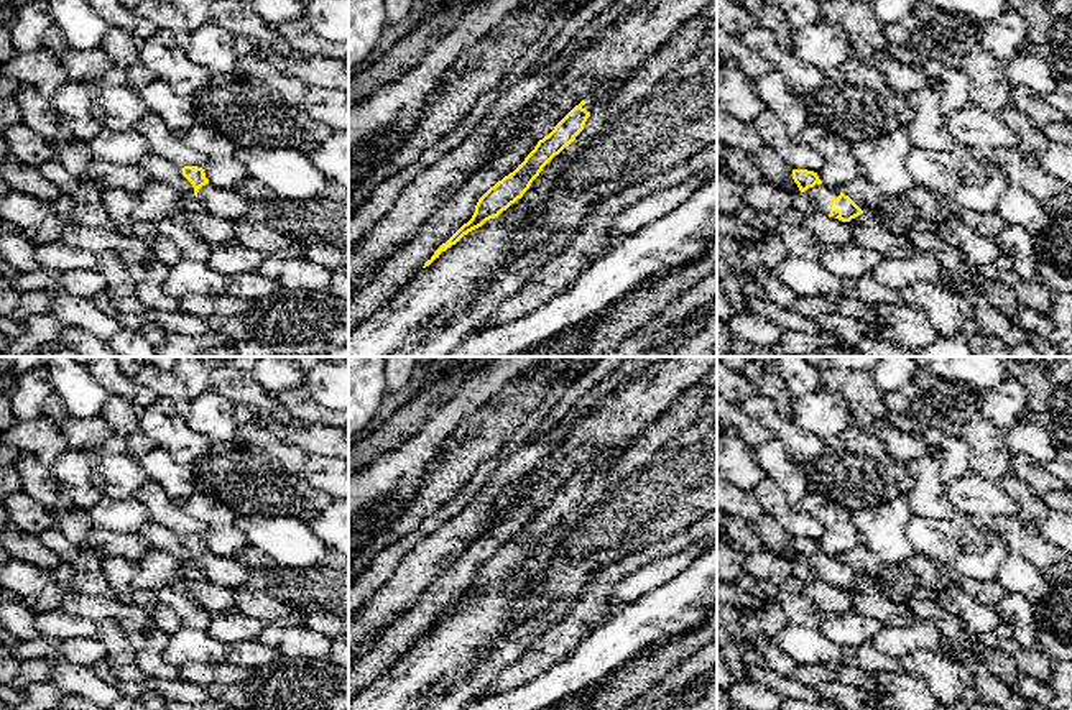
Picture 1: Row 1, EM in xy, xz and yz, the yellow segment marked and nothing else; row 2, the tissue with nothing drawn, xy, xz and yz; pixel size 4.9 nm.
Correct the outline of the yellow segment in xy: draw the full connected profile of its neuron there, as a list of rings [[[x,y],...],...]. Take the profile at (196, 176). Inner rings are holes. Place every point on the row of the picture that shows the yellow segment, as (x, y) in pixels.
[[[184,166],[183,176],[192,184],[194,196],[206,205],[206,212],[232,222],[248,212],[248,199],[242,197],[235,189],[210,184],[202,168]]]

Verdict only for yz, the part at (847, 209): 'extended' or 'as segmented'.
extended

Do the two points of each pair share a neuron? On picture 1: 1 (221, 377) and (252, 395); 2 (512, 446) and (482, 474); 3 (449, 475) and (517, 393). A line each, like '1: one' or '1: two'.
1: one
2: one
3: one

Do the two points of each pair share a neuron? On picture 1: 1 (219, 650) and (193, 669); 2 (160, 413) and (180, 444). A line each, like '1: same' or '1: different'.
1: different
2: same

